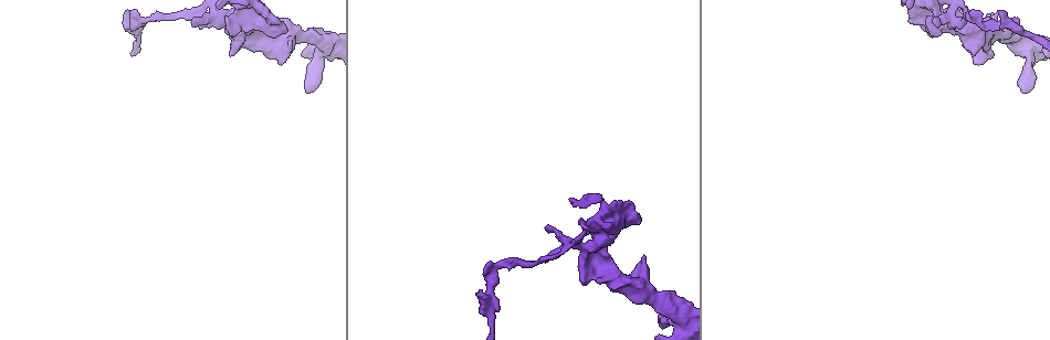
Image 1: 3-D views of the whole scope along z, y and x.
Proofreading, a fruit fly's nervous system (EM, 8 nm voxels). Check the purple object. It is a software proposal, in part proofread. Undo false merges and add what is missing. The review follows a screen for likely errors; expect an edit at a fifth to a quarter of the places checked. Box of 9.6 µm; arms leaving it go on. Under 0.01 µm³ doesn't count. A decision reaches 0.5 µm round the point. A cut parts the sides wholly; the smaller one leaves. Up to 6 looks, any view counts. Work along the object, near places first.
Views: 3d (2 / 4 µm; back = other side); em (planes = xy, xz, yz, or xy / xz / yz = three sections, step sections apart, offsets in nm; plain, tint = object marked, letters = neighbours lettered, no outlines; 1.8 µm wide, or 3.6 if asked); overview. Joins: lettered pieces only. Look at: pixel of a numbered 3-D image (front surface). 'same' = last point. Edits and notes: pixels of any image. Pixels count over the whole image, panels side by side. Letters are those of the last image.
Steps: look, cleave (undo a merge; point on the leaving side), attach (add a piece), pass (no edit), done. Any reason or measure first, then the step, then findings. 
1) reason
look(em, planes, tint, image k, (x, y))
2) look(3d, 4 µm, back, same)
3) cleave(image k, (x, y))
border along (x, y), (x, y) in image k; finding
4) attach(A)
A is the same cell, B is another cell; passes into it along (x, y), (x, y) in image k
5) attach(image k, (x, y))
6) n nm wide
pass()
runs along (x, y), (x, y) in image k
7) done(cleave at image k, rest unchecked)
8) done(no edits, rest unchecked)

four or more arms meet
look(em, 3.6 µm, yz, step 8, tint, image 1, (1025, 50))

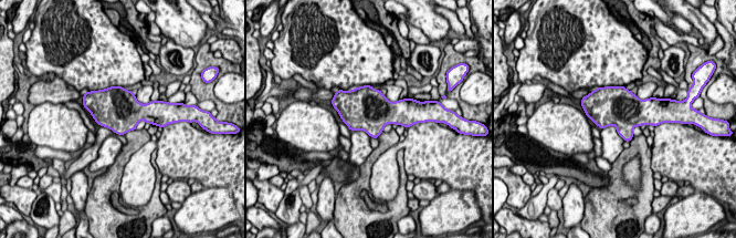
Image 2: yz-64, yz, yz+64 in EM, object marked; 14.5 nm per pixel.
look(em, 3.6 µm, planes, letters, same)

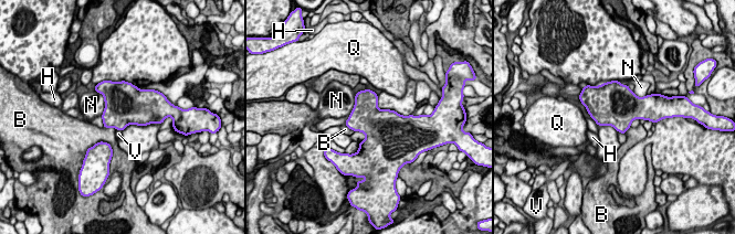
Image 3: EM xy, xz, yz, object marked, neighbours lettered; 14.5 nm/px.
pass()
B, H, N, Q and V are other cells; border along (95, 142), (107, 142), (113, 152) in image 3; continuous, no second neuron

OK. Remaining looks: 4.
a fork
look(3d, 2 µm, image 1, (592, 270))

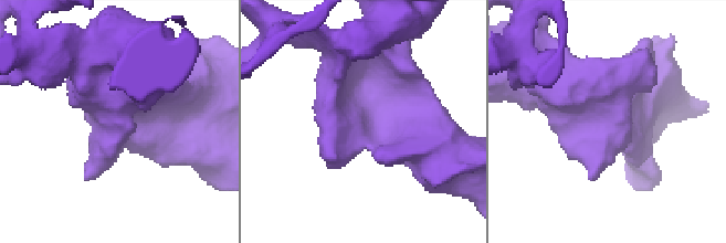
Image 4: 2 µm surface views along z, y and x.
now the EM
look(em, planes, letters, image 4, (611, 114))

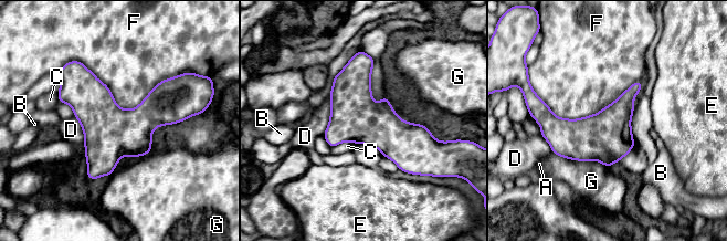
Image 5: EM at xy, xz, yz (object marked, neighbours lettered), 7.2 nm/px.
360 nm wide
pass()
A, B, C, D, E, F and G are other cells; border along (73, 60), (123, 108), (176, 76) in image 5; all the same neuron

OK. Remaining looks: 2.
branch point
look(em, xz, step 16, letters, image 1, (973, 21))

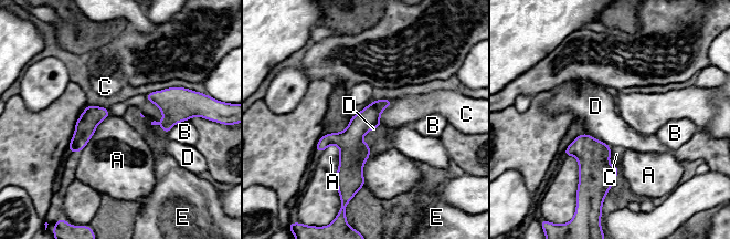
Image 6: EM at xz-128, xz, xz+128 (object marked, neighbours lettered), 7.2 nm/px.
pass()
A, B, C, D and E are other cells; continuous, no second neuron

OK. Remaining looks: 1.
done(no edits, rest unchecked)

